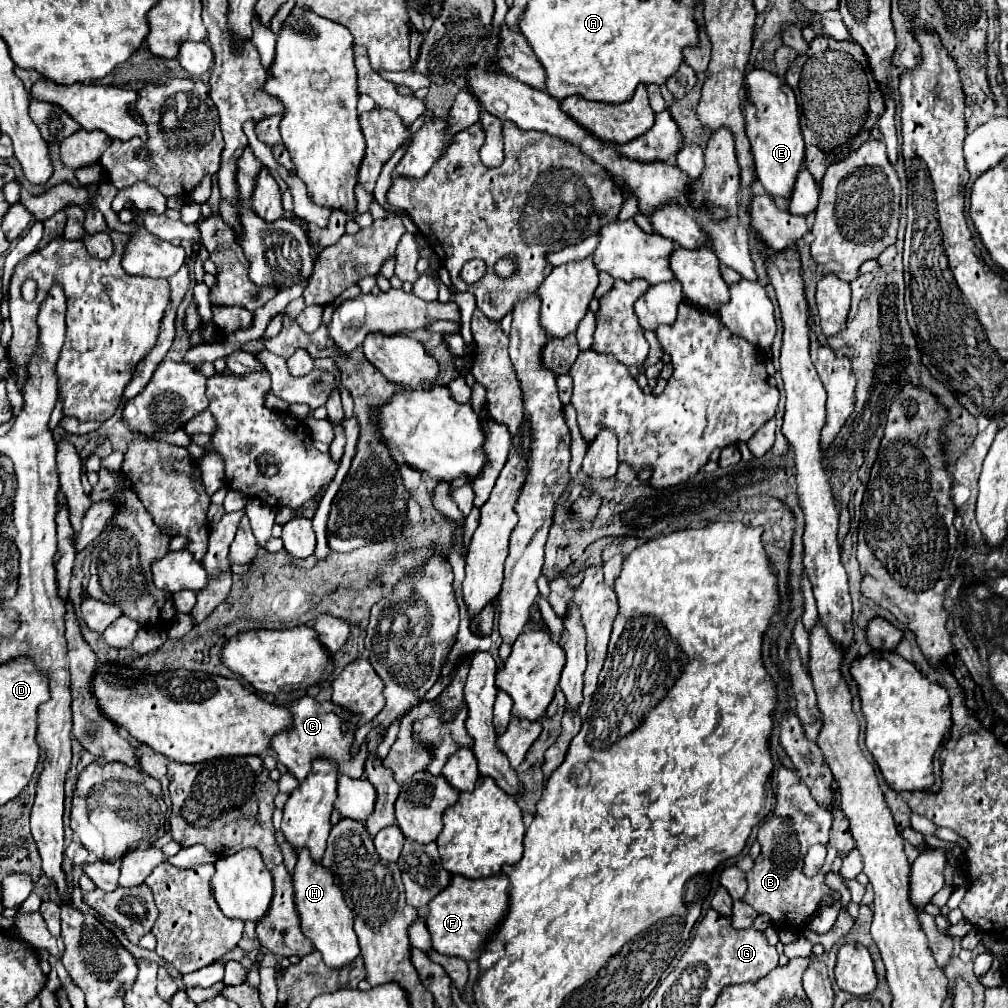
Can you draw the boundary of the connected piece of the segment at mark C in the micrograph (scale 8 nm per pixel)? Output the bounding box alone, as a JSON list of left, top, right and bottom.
[270,697,356,781]

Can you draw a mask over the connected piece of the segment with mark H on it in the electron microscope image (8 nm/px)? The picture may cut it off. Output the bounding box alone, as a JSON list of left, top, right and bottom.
[292,847,360,967]

